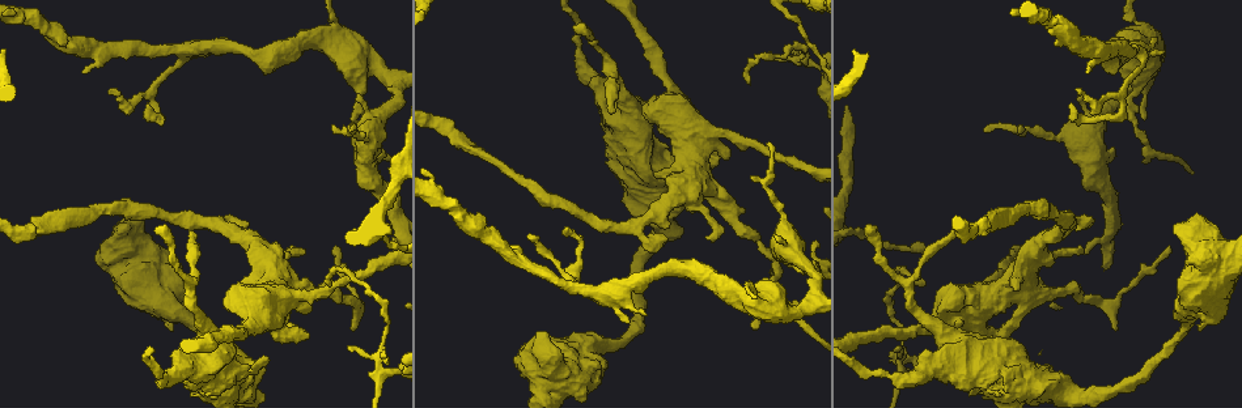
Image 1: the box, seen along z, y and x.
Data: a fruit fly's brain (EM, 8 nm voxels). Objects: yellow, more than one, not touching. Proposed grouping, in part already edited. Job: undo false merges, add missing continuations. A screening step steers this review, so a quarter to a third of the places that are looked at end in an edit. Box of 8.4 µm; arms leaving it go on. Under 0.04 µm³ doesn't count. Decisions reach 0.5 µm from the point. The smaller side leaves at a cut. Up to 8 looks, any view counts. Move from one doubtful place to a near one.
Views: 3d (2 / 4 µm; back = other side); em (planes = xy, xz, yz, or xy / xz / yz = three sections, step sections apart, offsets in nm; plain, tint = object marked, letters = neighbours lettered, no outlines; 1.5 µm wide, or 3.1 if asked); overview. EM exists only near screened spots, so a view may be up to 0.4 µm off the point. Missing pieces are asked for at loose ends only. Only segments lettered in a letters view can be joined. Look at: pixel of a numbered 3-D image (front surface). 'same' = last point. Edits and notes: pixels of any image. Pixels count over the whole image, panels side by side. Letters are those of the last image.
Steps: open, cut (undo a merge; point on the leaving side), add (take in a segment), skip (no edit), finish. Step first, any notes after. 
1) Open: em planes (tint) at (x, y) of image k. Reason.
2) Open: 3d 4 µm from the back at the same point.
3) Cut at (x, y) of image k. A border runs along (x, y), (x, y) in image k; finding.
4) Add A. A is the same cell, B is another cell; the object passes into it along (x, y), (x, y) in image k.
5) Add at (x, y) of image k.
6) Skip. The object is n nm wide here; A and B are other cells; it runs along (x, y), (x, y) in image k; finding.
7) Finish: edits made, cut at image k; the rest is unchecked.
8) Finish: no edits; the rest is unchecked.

Open: em yz step 4 (tint) at (267, 359) of image 1. Branch stops here.

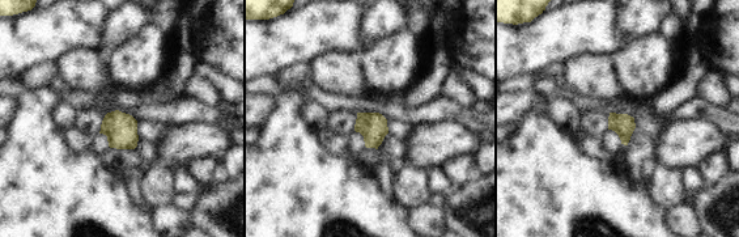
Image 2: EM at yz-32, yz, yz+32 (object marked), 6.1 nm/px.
Open: em planes (letters) at the same point.

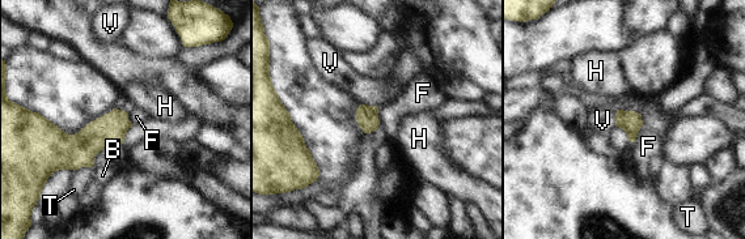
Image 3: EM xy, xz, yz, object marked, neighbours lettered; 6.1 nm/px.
Skip. The longest contact is with F, 130 nm; B, F, H, T and V are other cells; none of them fits.

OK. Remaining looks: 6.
Open: 3d 2 µm at (900, 350) of image 1. Thin end.

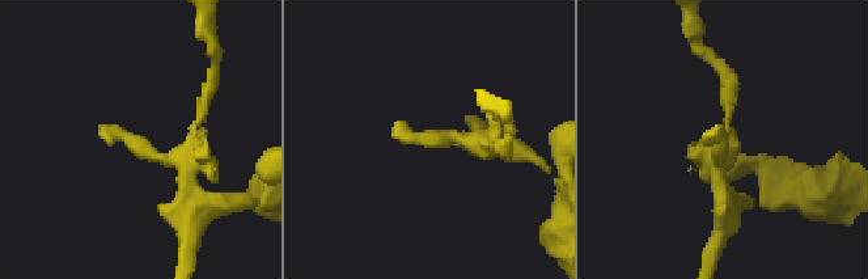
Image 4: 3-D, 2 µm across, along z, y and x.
Open: em xy step 4 (tint) at (393, 132) of image 4.

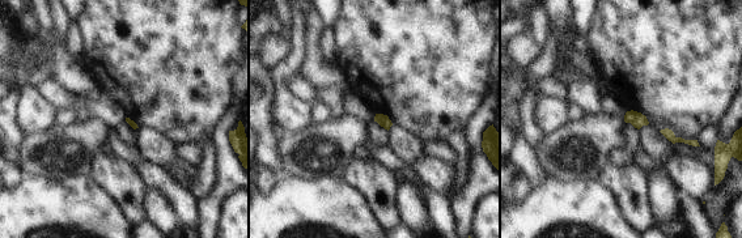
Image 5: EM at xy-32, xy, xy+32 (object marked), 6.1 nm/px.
Open: em planes (letters) at the same point. Another direction.

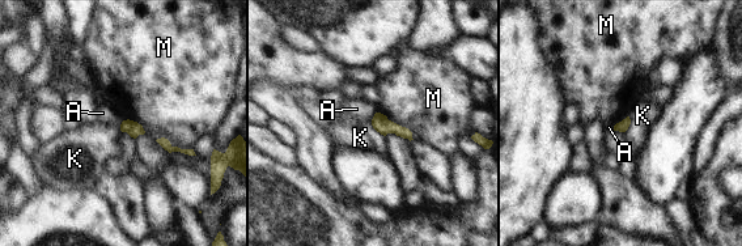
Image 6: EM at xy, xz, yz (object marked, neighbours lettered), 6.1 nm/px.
Skip. A, K and M are other cells; a border runs along (628, 115), (630, 124), (624, 132) in image 6; no lettered segment goes on from it.

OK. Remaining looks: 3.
Open: em xz step 8 (letters) at (1114, 330) of image 1.

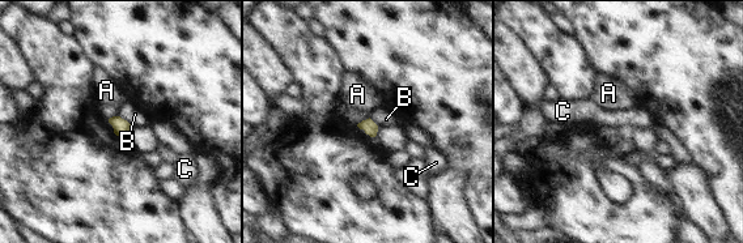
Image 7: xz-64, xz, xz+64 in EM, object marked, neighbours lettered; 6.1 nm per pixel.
Skip. The object is 90 nm wide here; the longest contact is with B, 120 nm; A, B and C are other cells; none of them fits.

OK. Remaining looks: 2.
Finish: no edits; the rest is unchecked.

